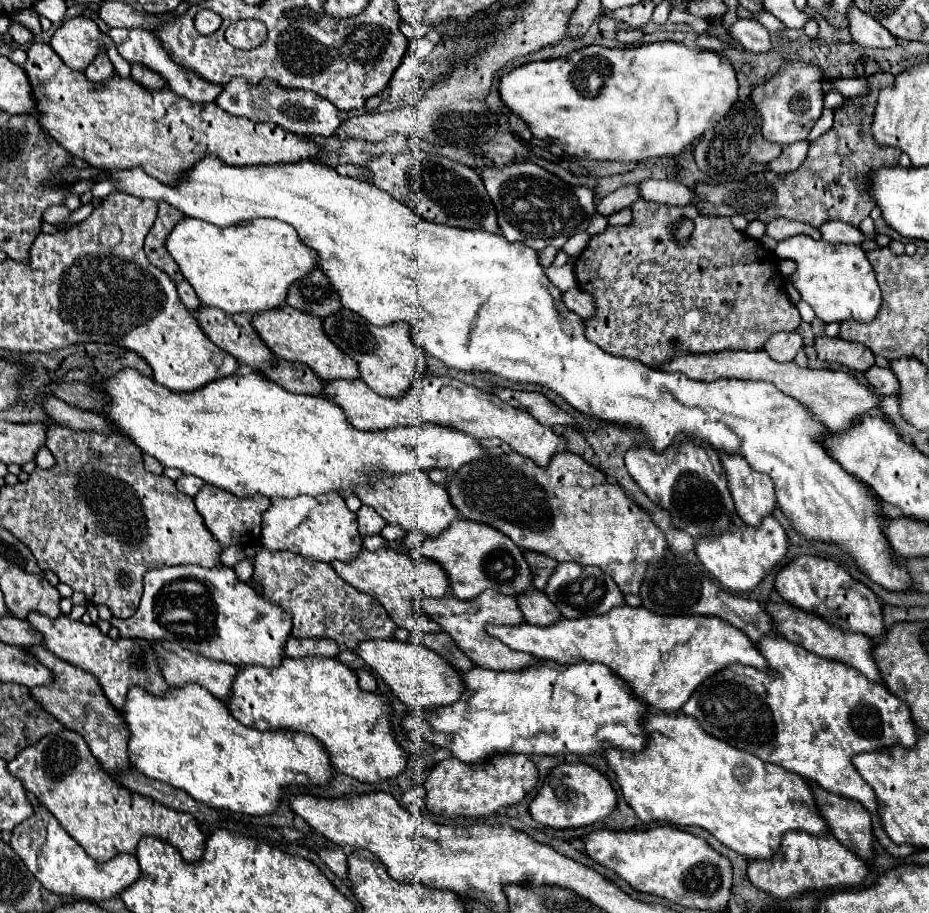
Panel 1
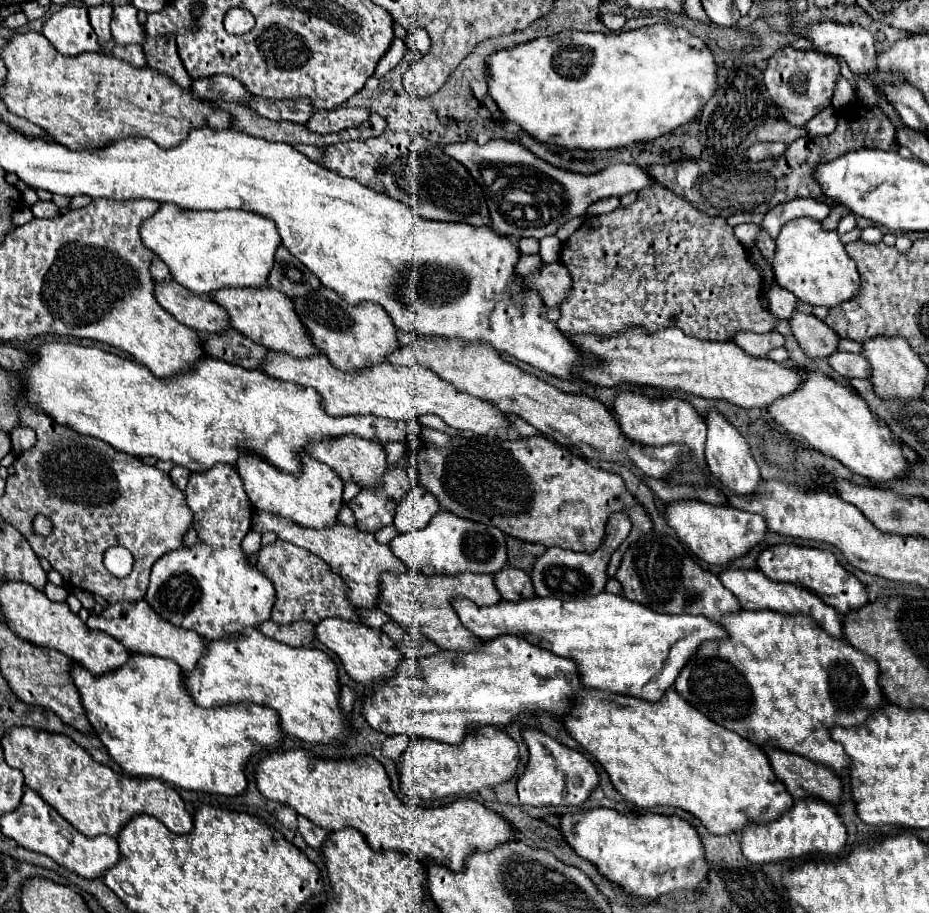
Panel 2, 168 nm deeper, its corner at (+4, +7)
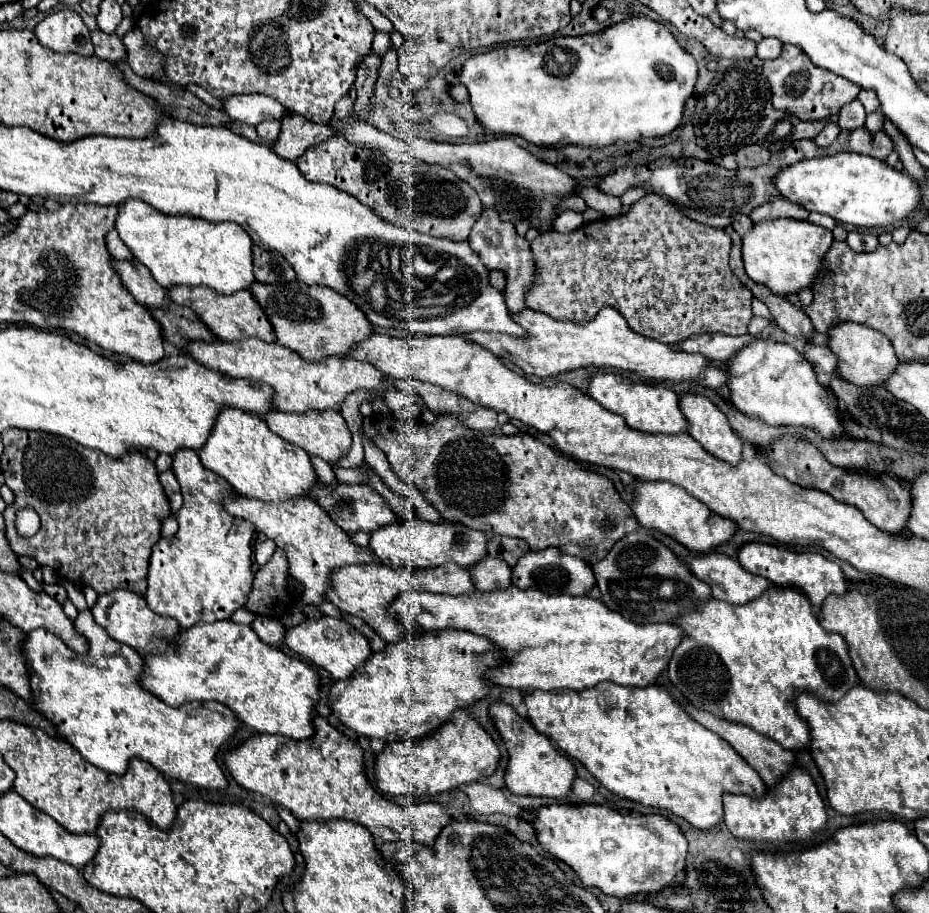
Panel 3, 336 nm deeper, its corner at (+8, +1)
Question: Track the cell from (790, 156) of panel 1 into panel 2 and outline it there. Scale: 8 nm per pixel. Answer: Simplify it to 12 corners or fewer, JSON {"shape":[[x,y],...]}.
{"shape":[[761,143],[747,149],[749,161],[781,157],[785,143]]}

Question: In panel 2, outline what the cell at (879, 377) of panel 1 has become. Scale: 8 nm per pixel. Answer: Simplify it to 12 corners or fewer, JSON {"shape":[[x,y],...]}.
{"shape":[[839,351],[829,363],[843,377],[869,379],[863,355]]}

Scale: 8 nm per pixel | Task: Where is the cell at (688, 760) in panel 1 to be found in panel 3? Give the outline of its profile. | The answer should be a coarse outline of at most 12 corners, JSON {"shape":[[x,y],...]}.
{"shape":[[663,687],[525,691],[611,793],[697,829],[765,793]]}

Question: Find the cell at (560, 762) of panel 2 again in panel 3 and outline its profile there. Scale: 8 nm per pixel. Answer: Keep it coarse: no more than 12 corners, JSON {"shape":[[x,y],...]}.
{"shape":[[511,705],[489,715],[515,795],[565,797],[573,763]]}

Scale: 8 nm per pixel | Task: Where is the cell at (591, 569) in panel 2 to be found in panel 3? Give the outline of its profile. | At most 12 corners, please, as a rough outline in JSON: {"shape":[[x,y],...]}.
{"shape":[[557,547],[527,551],[513,585],[585,595],[595,585],[583,559]]}

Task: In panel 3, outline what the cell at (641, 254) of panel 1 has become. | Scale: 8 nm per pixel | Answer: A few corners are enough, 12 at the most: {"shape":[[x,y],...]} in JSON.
{"shape":[[659,195],[531,241],[525,305],[745,335],[731,239]]}

